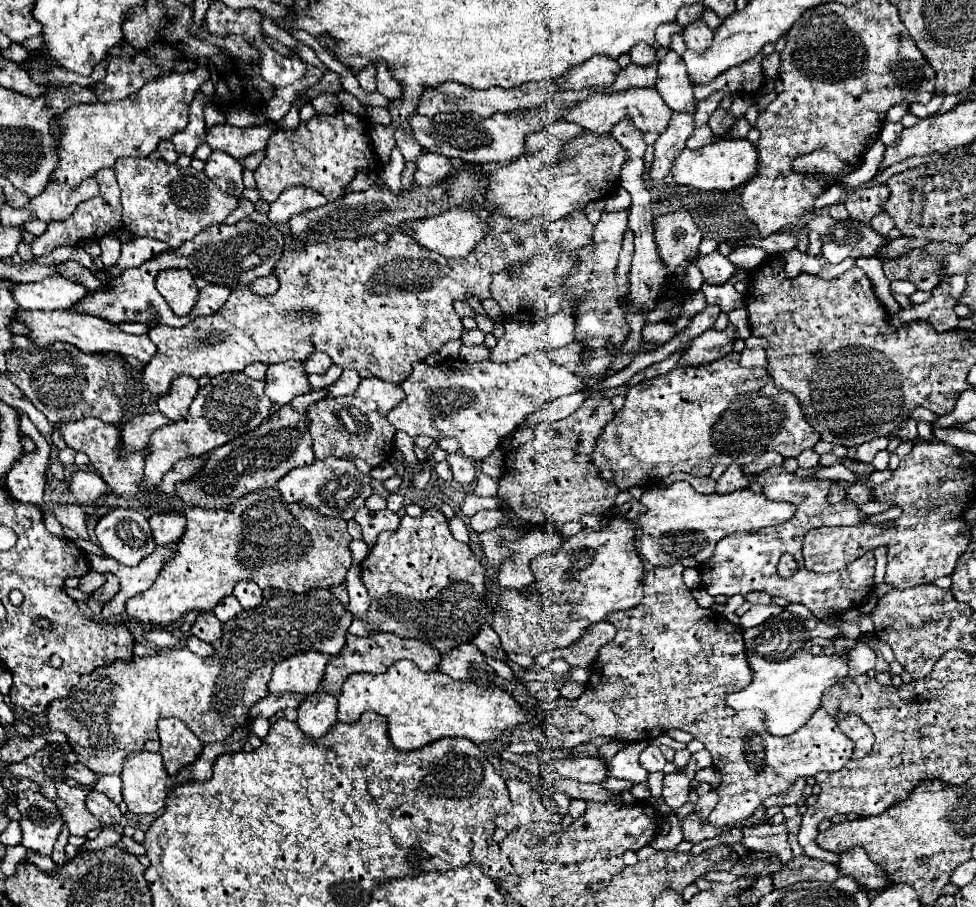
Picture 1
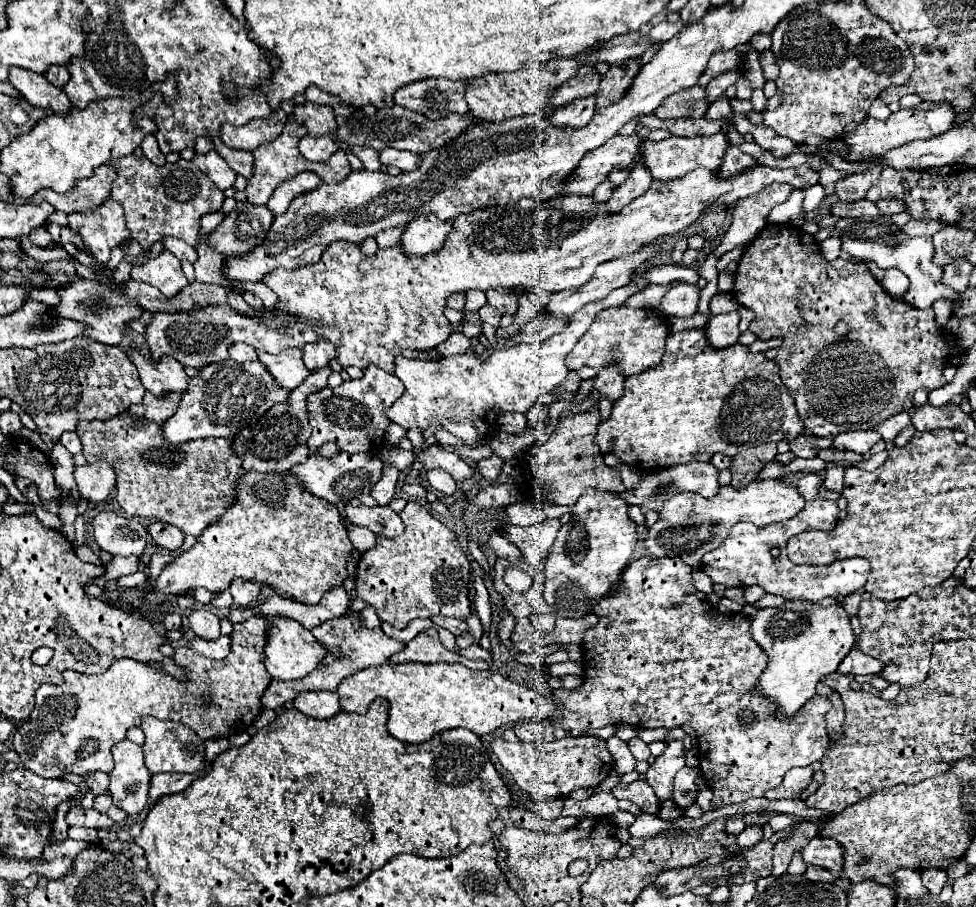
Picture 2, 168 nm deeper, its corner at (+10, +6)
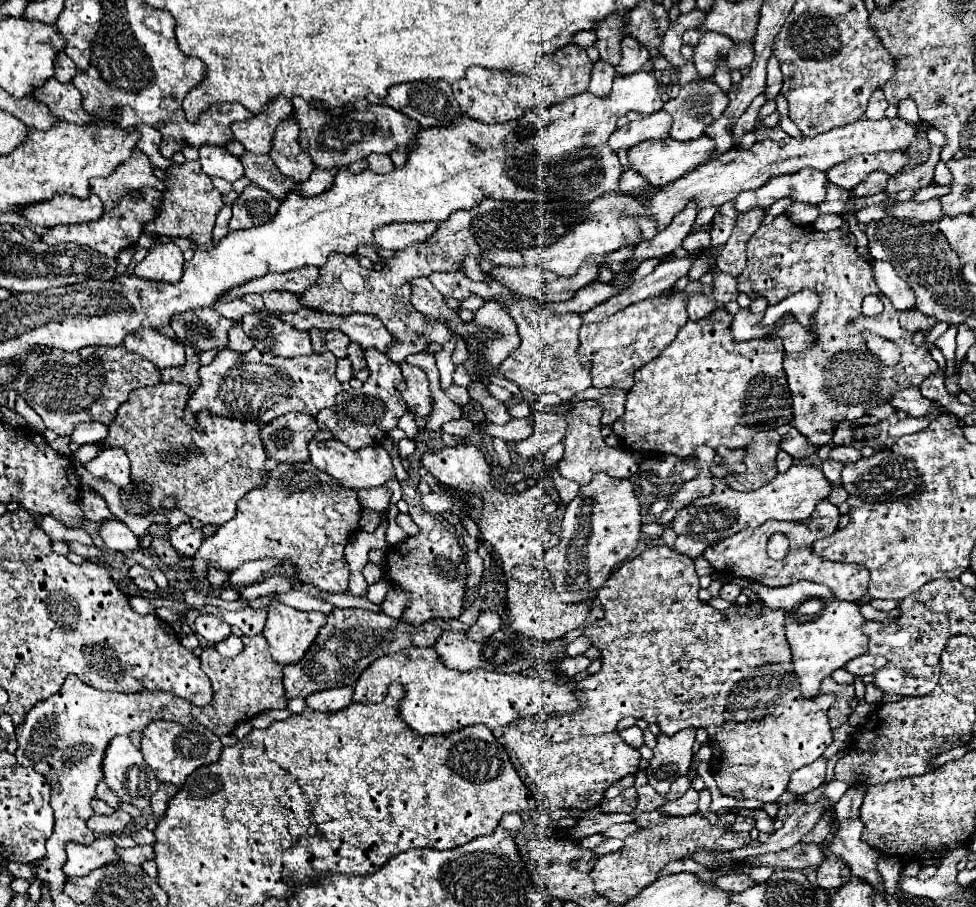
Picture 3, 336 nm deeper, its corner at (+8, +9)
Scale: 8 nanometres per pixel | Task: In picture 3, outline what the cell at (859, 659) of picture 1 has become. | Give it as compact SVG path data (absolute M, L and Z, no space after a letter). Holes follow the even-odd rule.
M860 655L852 661L848 661L844 665L846 671L850 671L852 675L872 675L874 671L878 671L880 667L886 665L886 659L884 657L872 657L872 655Z

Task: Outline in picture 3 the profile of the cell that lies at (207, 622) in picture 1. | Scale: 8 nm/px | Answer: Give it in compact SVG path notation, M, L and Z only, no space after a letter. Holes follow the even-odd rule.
M198 615L194 623L194 631L212 645L224 641L232 633L230 625L216 615Z

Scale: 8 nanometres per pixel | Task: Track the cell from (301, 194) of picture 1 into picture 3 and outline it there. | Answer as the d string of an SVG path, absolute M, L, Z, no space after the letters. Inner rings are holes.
M314 169L310 179L306 183L302 183L302 193L308 197L316 197L320 193L324 193L324 189L330 189L334 181L334 173L332 171L322 171L322 169Z

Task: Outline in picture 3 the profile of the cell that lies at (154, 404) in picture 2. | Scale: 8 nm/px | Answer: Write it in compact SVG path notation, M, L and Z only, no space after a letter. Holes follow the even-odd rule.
M188 345L186 347L186 357L188 359L186 359L186 365L182 369L164 369L162 371L162 381L178 381L178 383L184 383L184 385L196 389L196 385L200 381L198 351L192 349L192 345Z

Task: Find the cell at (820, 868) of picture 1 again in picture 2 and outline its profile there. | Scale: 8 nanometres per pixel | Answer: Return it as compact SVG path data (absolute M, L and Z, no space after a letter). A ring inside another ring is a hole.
M808 866L804 872L804 878L812 880L812 882L836 882L836 878L830 872L826 872L824 868L818 868L818 866Z

